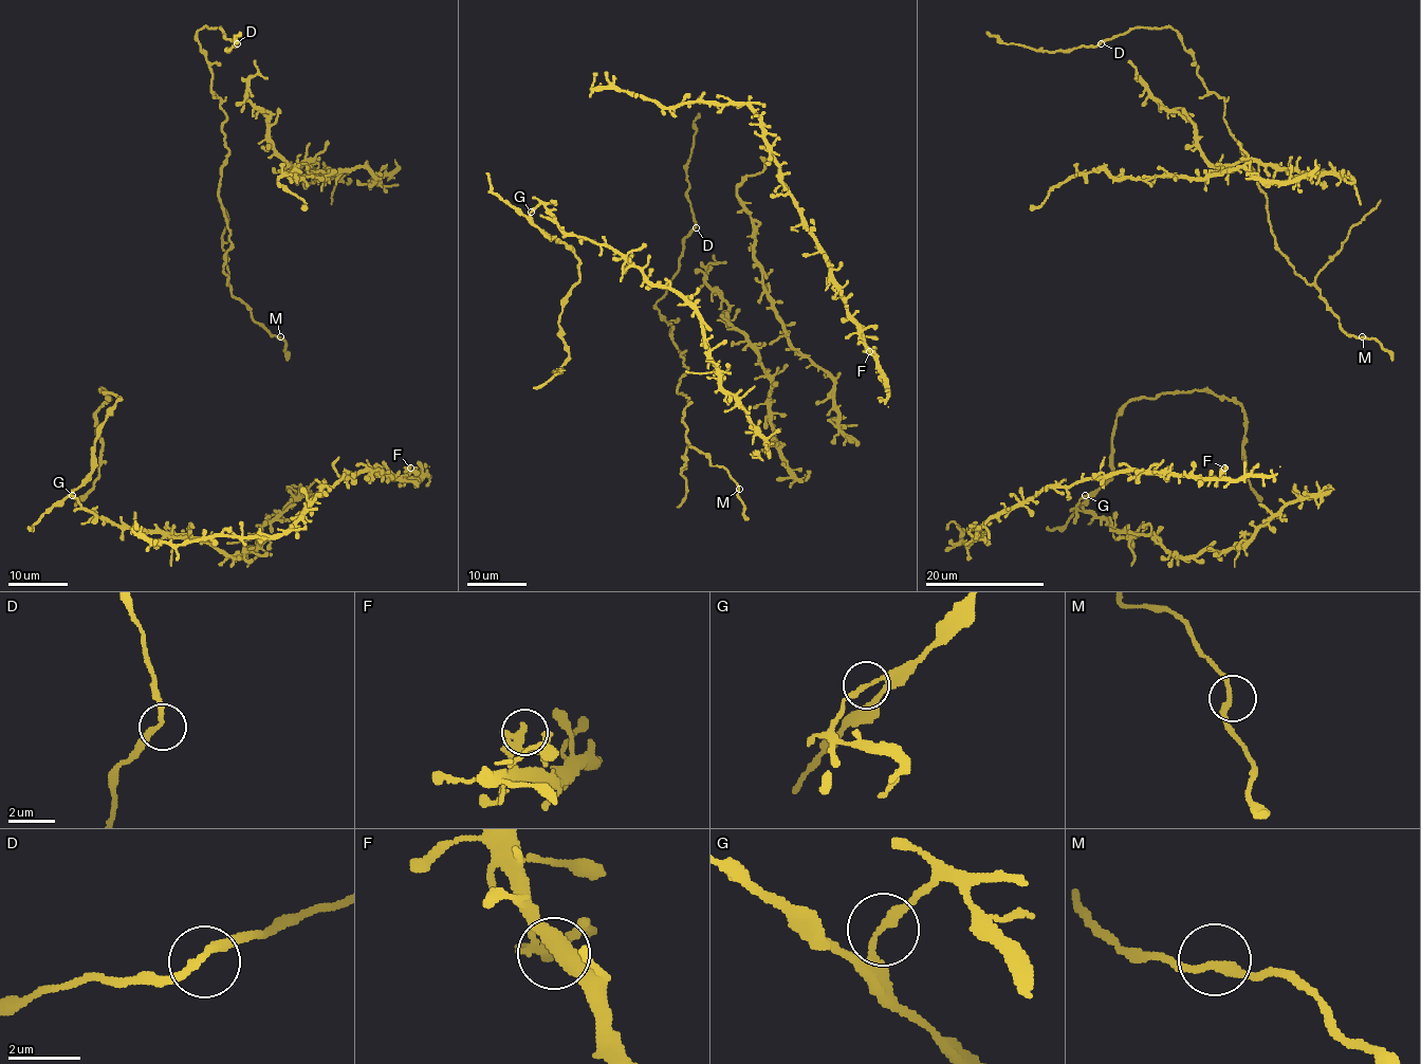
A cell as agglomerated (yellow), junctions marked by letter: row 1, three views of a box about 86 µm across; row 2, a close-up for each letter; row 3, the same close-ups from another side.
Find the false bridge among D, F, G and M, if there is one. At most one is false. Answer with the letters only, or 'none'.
G

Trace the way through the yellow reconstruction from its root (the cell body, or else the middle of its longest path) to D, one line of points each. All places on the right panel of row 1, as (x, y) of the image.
D: (1362, 337), (1277, 248), (1224, 99), (1180, 36), (1133, 26), (1101, 43)

